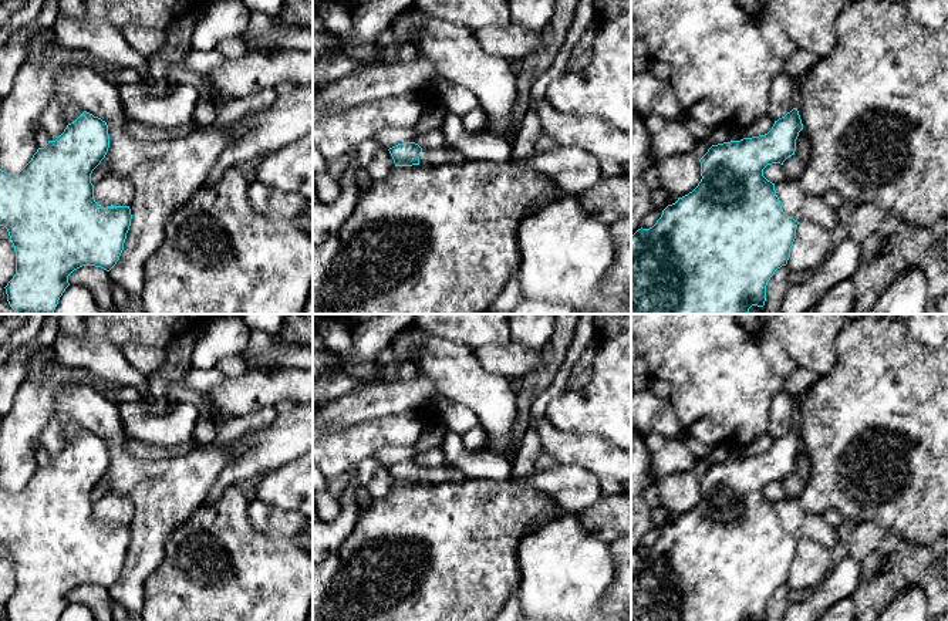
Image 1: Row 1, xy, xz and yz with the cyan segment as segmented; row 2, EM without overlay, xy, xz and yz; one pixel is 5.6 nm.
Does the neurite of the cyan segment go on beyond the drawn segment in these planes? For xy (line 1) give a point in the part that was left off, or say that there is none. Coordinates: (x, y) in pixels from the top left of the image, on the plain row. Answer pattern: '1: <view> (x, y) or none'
1: none

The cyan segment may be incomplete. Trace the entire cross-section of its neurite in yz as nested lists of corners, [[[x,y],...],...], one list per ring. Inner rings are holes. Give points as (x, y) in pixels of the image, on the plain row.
[[[793,426],[785,435],[775,439],[772,448],[759,455],[743,456],[740,459],[731,459],[712,463],[708,470],[699,477],[701,480],[701,500],[688,513],[678,516],[672,523],[668,523],[657,541],[650,547],[638,547],[631,554],[631,621],[765,621],[766,604],[777,587],[787,583],[790,567],[796,557],[796,547],[799,540],[787,534],[780,523],[775,509],[775,502],[763,495],[763,487],[772,482],[780,482],[795,473],[796,458],[803,448],[803,442],[797,426]]]

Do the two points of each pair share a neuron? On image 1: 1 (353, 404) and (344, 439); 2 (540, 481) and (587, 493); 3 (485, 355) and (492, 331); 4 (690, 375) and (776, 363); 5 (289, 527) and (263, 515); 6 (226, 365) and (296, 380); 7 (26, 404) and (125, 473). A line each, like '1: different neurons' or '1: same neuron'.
1: different neurons
2: same neuron
3: different neurons
4: different neurons
5: same neuron
6: different neurons
7: different neurons

